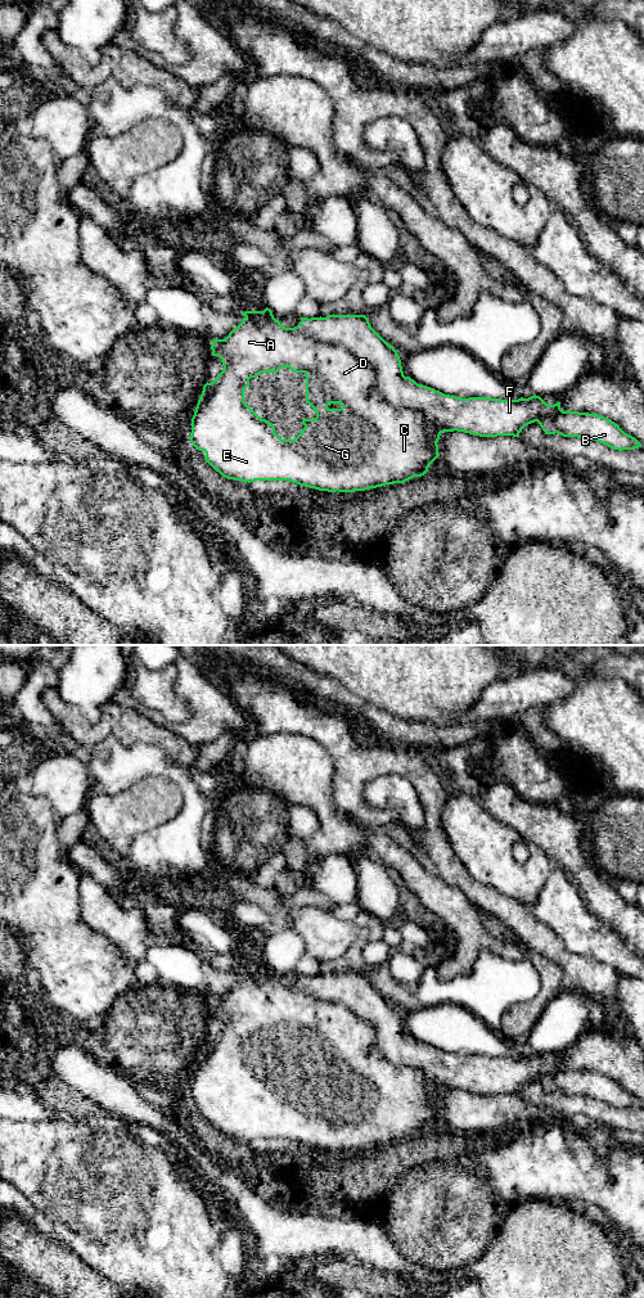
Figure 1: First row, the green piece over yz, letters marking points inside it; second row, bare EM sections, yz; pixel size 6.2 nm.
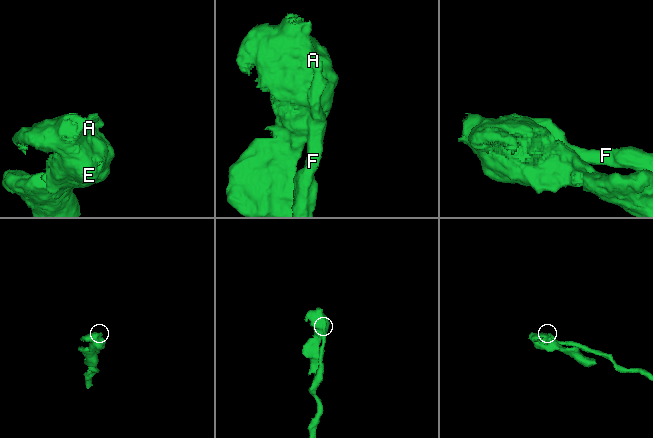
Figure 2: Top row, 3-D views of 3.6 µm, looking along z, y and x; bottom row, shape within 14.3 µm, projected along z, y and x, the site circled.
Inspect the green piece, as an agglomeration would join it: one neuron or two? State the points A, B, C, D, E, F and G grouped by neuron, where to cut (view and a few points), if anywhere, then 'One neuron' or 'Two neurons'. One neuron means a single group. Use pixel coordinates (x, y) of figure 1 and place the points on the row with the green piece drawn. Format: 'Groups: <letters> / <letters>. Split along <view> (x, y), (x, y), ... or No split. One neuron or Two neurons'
Groups: A C D E G / B F. Split along yz (292, 328), (350, 350), (392, 406), (418, 410), (440, 433). Two neurons

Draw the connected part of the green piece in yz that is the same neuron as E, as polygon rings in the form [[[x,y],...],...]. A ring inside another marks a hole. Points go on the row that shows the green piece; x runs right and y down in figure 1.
[[[243,317],[243,321],[235,326],[225,339],[211,341],[212,356],[219,356],[222,362],[222,371],[211,383],[203,386],[194,415],[192,418],[190,442],[197,450],[204,451],[204,460],[222,477],[242,482],[255,481],[289,481],[300,486],[328,492],[353,492],[382,487],[386,485],[404,483],[414,477],[422,477],[428,472],[429,465],[440,456],[438,440],[441,433],[428,423],[424,415],[418,410],[398,410],[392,407],[378,391],[377,375],[374,369],[365,361],[357,359],[351,351],[342,346],[316,341],[305,333],[285,328],[279,320]],[[282,368],[289,368],[293,373],[306,374],[306,402],[316,411],[315,419],[303,419],[305,428],[294,440],[282,440],[275,433],[275,427],[266,419],[261,419],[246,402],[244,389],[249,386],[251,378],[257,378],[261,373],[278,373]]]

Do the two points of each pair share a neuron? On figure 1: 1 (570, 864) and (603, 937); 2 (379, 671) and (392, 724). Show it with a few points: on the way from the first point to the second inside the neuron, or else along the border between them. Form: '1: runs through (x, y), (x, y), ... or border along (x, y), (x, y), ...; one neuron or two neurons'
1: border along (577, 888), (584, 905), (616, 933); two neurons
2: border along (364, 703), (378, 706), (404, 719), (419, 721); two neurons

